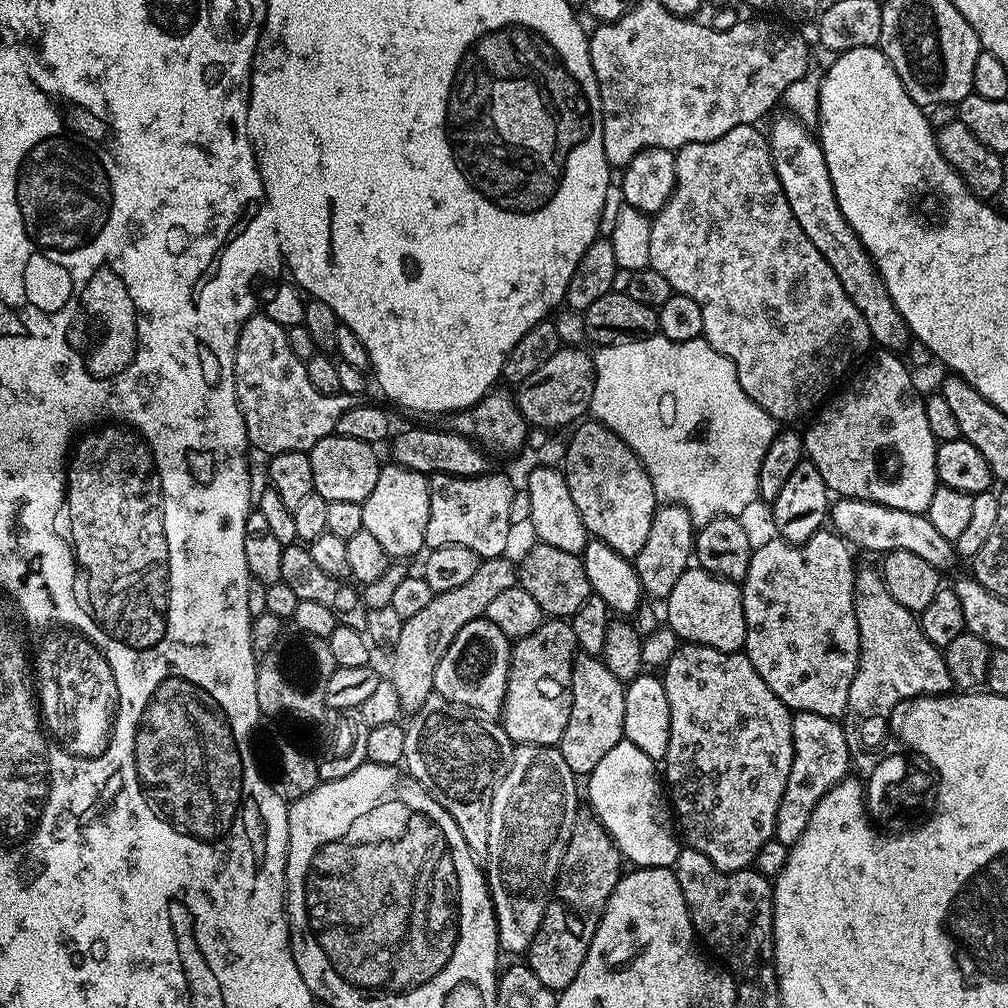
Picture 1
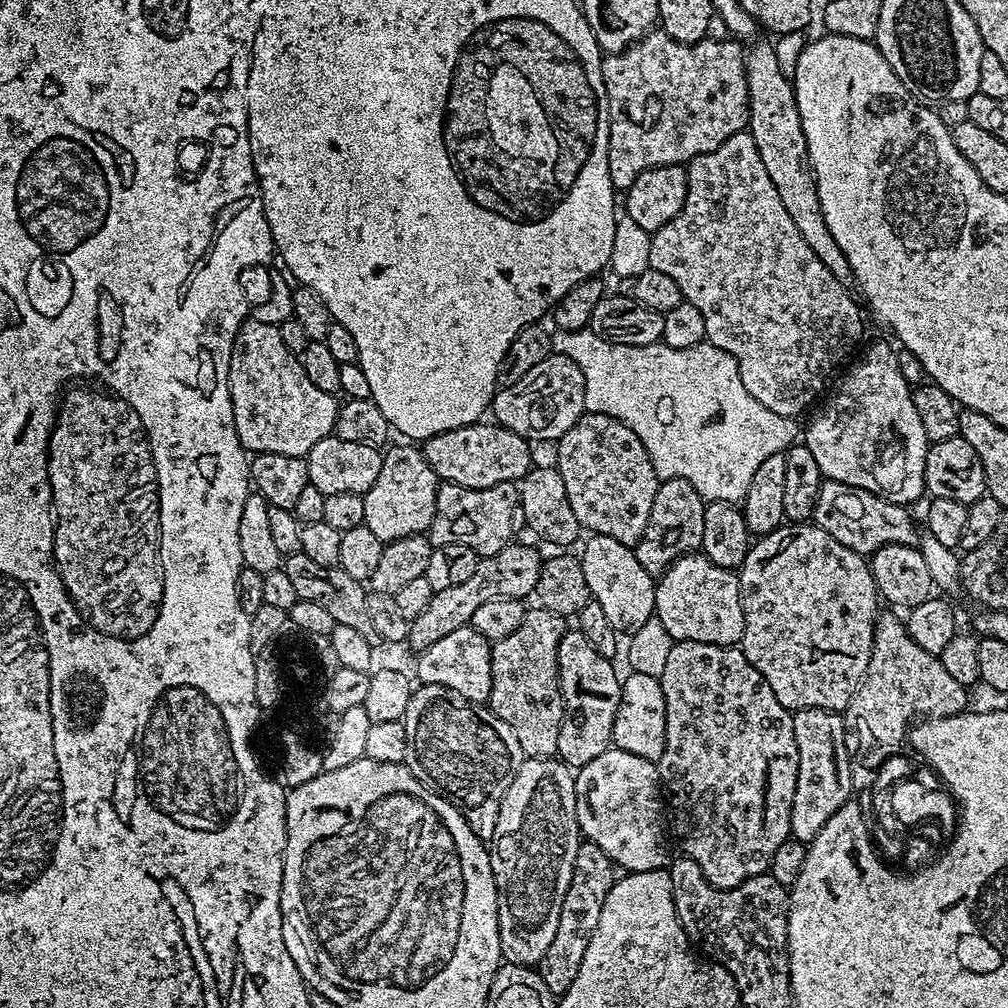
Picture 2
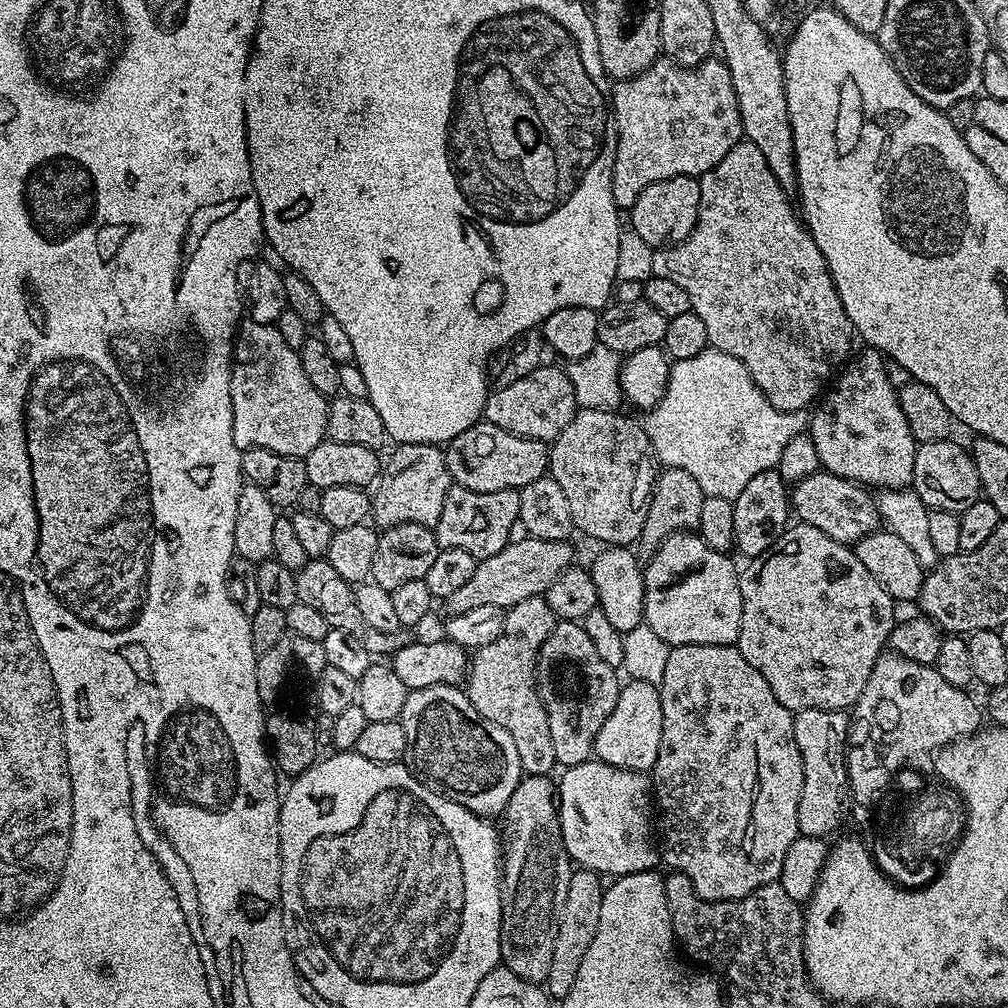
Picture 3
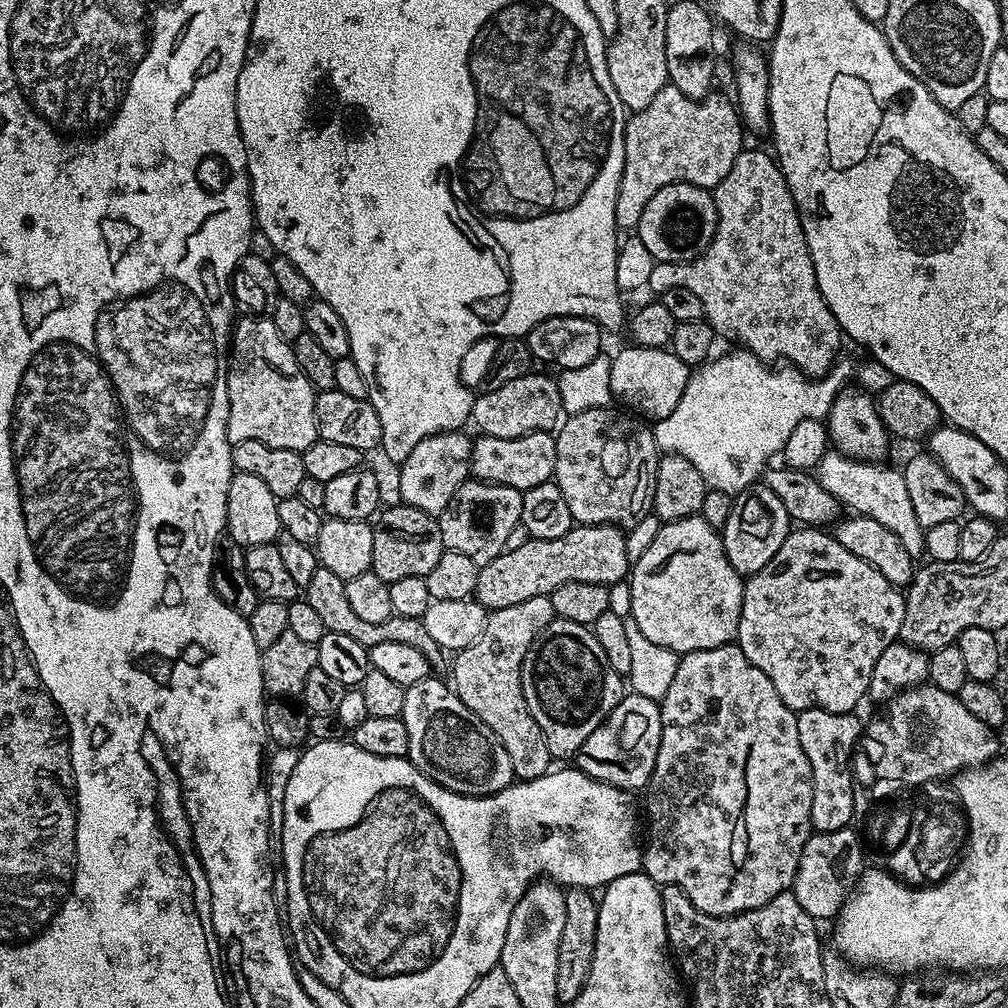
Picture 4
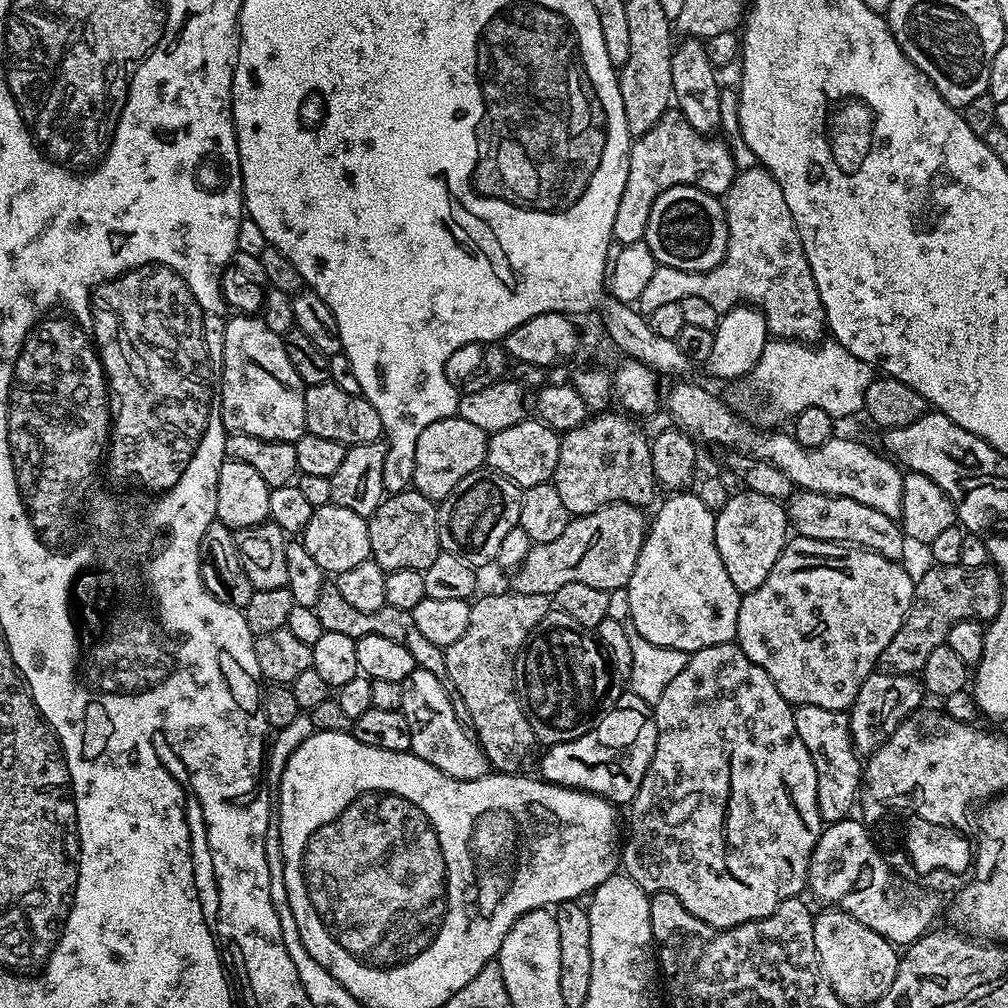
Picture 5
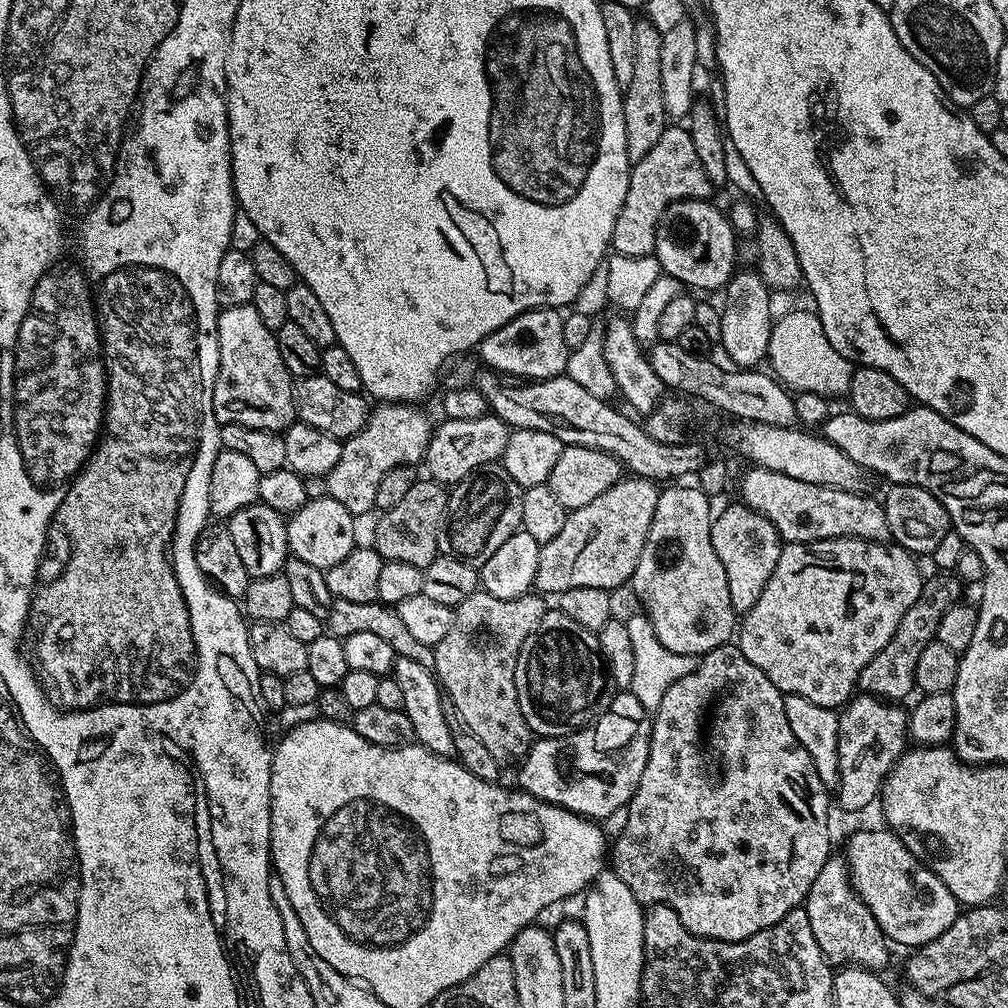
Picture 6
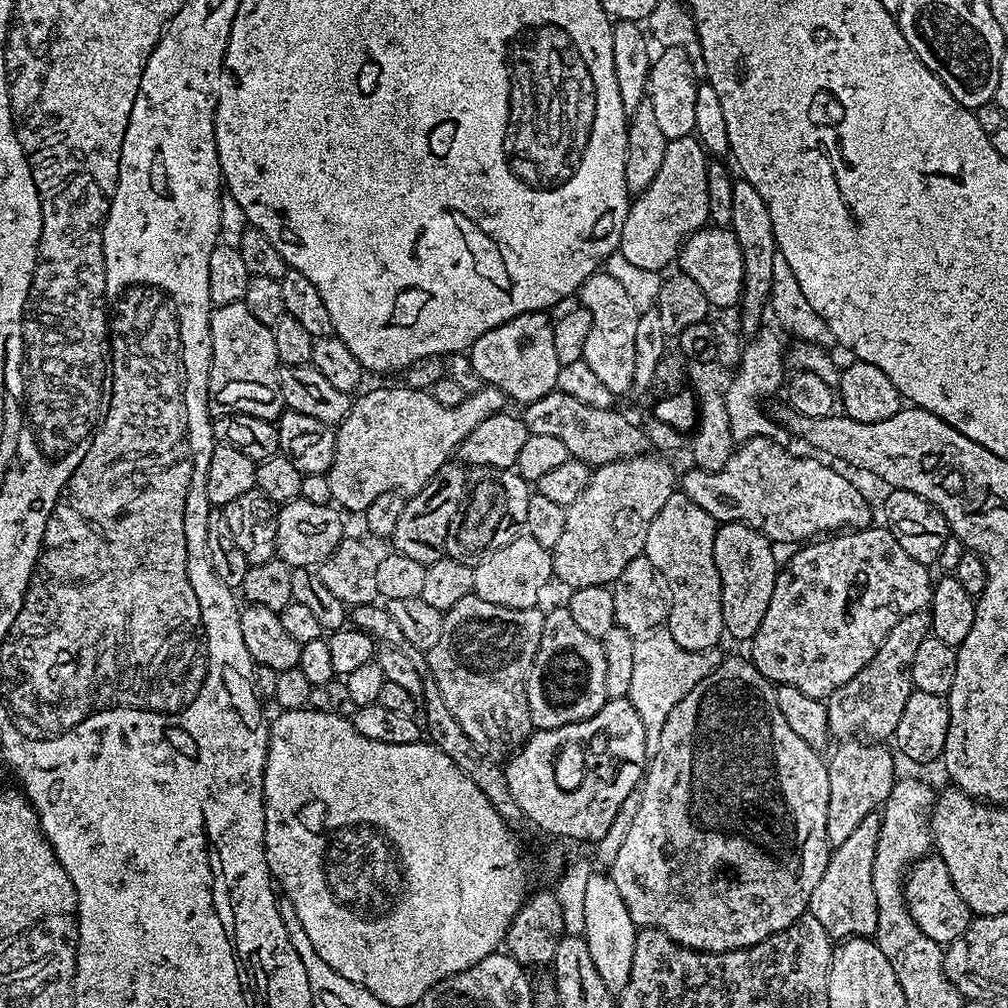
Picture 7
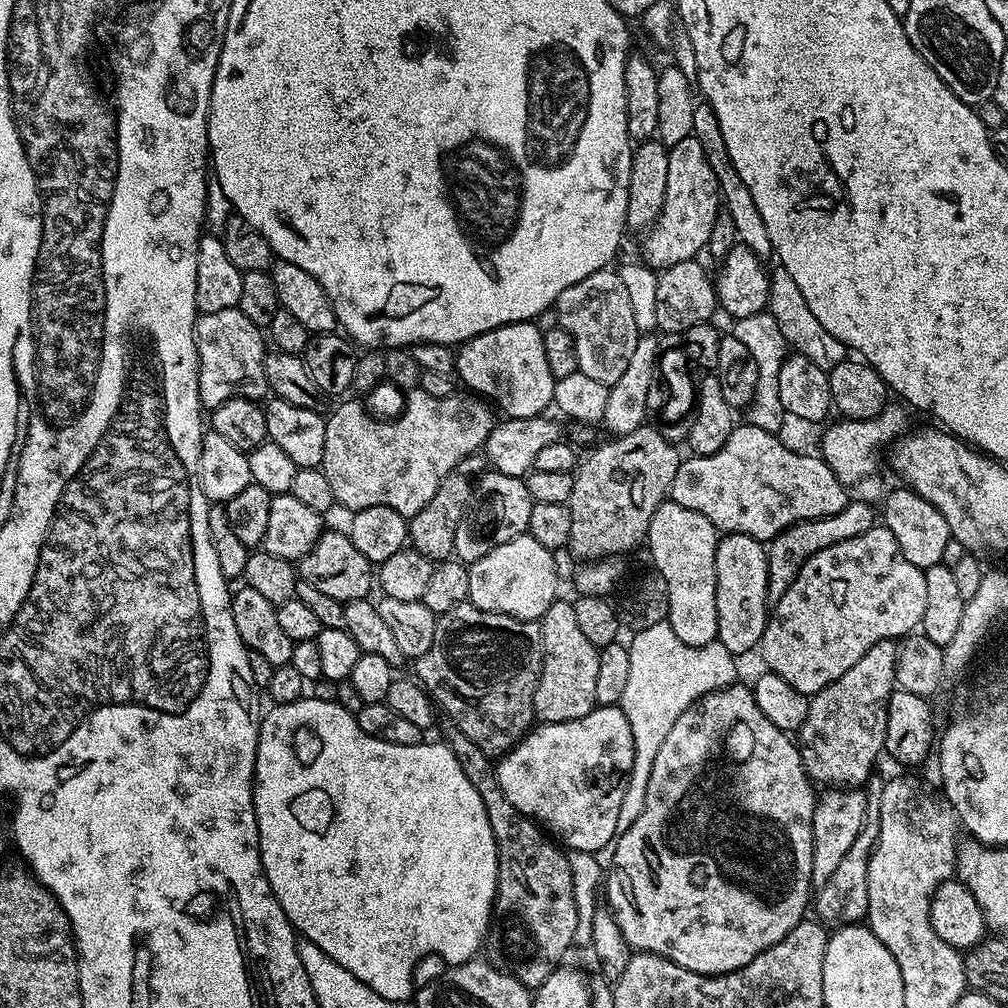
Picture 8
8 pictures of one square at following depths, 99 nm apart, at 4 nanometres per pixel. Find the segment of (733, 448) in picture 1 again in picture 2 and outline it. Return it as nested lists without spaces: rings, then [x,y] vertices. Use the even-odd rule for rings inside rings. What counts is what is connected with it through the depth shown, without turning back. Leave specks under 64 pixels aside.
[[[587,327],[573,332],[553,331],[552,351],[578,362],[586,382],[584,407],[587,411],[606,414],[630,426],[630,430],[638,434],[642,446],[646,446],[646,454],[650,454],[657,477],[660,480],[682,478],[690,482],[706,502],[725,500],[727,504],[736,504],[743,501],[758,466],[762,466],[766,458],[787,452],[802,432],[793,417],[766,410],[766,406],[742,386],[736,359],[726,354],[726,350],[707,342],[686,350],[674,350],[662,342],[650,346],[626,346],[603,340]]]

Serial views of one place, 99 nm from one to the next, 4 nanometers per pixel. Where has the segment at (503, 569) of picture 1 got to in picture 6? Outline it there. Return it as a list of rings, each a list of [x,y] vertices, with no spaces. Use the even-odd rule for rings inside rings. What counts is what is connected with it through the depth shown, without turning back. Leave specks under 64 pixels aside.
[[[621,478],[617,484],[610,486],[610,490],[606,490],[606,494],[598,494],[598,498],[590,502],[590,506],[571,509],[566,518],[566,526],[562,526],[562,534],[558,534],[558,538],[550,538],[550,542],[540,546],[535,587],[541,593],[559,594],[574,590],[574,586],[598,586],[617,590],[616,588],[623,584],[625,587],[631,581],[638,566],[638,558],[646,546],[650,522],[654,518],[654,506],[658,506],[661,489],[651,480],[629,479]]]

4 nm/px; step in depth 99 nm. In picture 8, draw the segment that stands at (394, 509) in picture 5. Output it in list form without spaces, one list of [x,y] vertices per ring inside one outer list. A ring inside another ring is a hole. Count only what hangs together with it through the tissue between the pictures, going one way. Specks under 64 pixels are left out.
[[[483,451],[473,452],[472,455],[462,458],[446,478],[442,478],[442,486],[438,486],[438,494],[418,510],[408,520],[408,544],[418,550],[430,561],[439,562],[449,559],[454,553],[454,534],[458,530],[458,522],[462,518],[464,508],[468,504],[468,498],[472,490],[474,478],[479,477],[481,473],[489,467],[488,457]]]

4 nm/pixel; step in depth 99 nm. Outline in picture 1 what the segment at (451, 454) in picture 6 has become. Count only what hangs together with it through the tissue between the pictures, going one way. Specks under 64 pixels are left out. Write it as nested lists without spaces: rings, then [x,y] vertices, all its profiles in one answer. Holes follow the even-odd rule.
[[[395,462],[385,463],[381,467],[370,498],[366,498],[362,504],[362,522],[390,558],[419,557],[425,551],[424,539],[426,522],[430,522],[431,493],[430,480],[425,473],[404,468]]]

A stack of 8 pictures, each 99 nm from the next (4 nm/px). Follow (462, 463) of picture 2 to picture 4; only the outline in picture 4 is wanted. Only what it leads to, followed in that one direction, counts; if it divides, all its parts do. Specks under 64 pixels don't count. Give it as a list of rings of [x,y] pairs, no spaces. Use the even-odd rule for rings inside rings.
[[[531,432],[518,438],[477,435],[472,440],[470,472],[475,479],[484,480],[487,484],[521,490],[549,483],[556,475],[556,437],[552,432]]]

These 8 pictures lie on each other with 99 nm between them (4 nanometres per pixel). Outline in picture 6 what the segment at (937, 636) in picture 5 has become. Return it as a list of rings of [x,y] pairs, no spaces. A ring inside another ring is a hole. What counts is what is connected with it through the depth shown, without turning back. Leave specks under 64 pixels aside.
[[[948,574],[936,575],[940,576],[934,577],[933,580],[925,579],[924,588],[918,594],[918,602],[914,602],[914,606],[910,606],[910,610],[902,614],[902,622],[898,622],[894,638],[890,638],[884,649],[868,663],[866,670],[862,670],[858,685],[861,693],[878,696],[889,702],[904,702],[904,699],[914,692],[916,667],[922,650],[926,650],[928,643],[936,639],[938,622],[942,622],[942,614],[946,614],[948,607],[961,599],[962,584],[959,579]]]

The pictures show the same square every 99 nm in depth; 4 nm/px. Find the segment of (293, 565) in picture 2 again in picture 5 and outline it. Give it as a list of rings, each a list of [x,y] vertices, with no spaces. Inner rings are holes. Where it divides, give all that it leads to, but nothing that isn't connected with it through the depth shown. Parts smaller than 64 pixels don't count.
[[[334,582],[324,583],[322,594],[318,594],[315,610],[318,614],[318,622],[322,622],[326,632],[346,634],[355,640],[366,634],[382,634],[382,638],[390,638],[393,642],[406,646],[406,650],[410,650],[410,658],[414,658],[416,667],[430,670],[430,674],[434,674],[434,678],[438,678],[438,682],[442,682],[446,694],[450,697],[456,696],[454,682],[450,679],[450,670],[446,670],[444,649],[434,646],[434,642],[430,642],[420,633],[411,612],[398,610],[389,604],[385,604],[382,610],[374,610],[373,612],[357,610],[354,606],[346,603],[346,598],[342,598],[342,593],[338,591],[338,586]]]

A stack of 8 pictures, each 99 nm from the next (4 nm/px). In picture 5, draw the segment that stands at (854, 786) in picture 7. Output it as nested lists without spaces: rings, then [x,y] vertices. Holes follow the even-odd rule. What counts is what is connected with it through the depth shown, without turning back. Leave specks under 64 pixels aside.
[[[887,670],[870,673],[866,682],[862,682],[862,690],[858,690],[858,698],[854,698],[848,712],[848,729],[857,753],[867,758],[881,748],[902,721],[923,705],[920,704],[923,700],[926,700],[924,685],[915,675]]]

